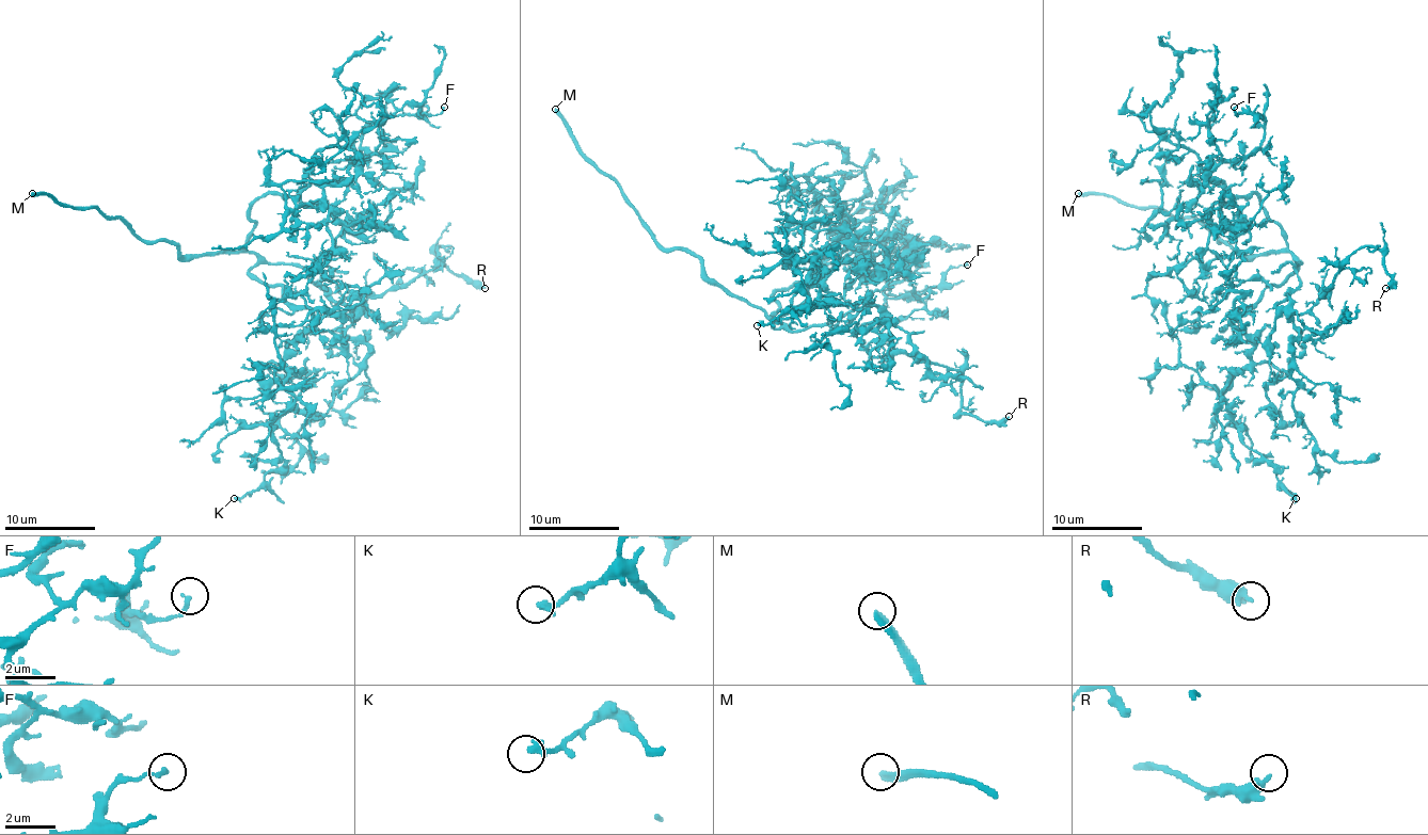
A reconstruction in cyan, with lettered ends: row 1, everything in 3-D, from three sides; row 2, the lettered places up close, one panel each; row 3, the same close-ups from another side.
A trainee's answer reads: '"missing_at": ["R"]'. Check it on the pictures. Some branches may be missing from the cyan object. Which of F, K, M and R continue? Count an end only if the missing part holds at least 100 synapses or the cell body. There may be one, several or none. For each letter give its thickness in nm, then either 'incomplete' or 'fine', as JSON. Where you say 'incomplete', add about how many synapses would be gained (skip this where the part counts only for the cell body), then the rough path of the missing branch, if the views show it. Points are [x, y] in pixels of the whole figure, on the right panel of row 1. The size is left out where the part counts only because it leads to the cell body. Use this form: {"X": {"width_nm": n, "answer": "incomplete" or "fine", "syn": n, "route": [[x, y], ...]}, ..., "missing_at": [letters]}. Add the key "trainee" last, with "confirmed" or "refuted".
{"F": {"width_nm": 180, "answer": "fine"}, "K": {"width_nm": 280, "answer": "fine"}, "M": {"width_nm": 280, "answer": "incomplete"}, "R": {"width_nm": 320, "answer": "fine"}, "missing_at": ["M"], "trainee": "refuted"}

